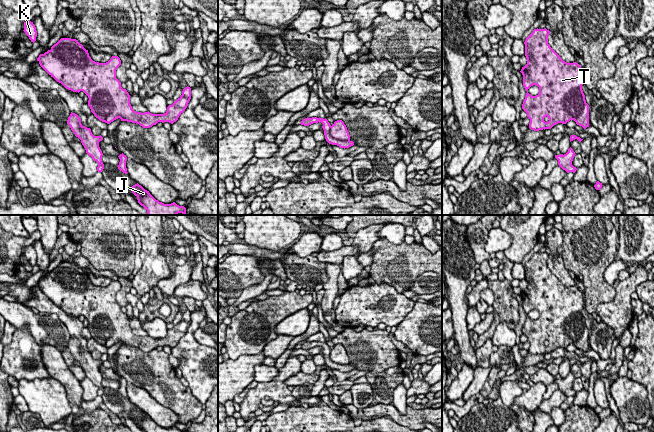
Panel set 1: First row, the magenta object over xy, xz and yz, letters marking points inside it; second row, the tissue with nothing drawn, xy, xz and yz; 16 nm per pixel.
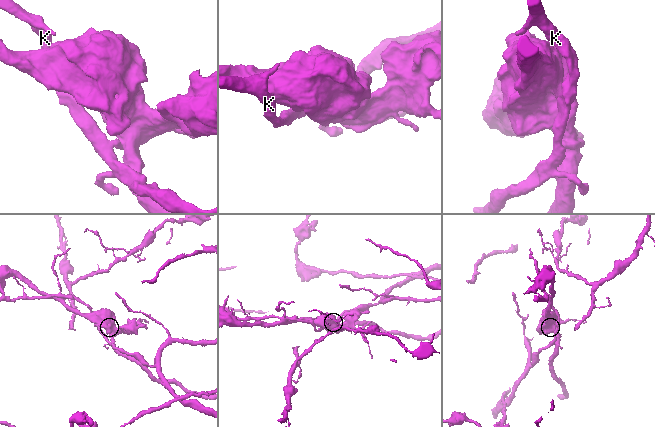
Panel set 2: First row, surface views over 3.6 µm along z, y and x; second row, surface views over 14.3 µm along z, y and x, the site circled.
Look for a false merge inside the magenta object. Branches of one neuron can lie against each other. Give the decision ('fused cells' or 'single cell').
fused cells

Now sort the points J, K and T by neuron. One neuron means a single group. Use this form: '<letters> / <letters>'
J T / K

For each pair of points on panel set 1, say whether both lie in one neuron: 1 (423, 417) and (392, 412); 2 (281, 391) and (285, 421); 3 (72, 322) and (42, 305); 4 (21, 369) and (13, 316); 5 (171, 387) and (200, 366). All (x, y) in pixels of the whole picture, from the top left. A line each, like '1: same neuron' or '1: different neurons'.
1: same neuron
2: different neurons
3: same neuron
4: different neurons
5: different neurons

